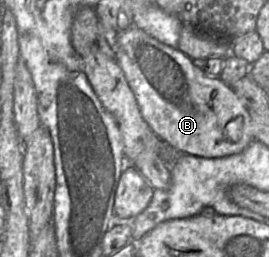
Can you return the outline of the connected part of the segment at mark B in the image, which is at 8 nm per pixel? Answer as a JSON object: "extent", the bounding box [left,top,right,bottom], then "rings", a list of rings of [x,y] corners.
{"extent":[116,26,253,158],"rings":[[[136,26],[117,33],[116,57],[137,101],[140,113],[152,132],[180,154],[203,158],[221,158],[242,152],[253,140],[249,109],[231,87],[220,78],[210,78],[195,67],[192,59],[177,48],[169,47]]]}

